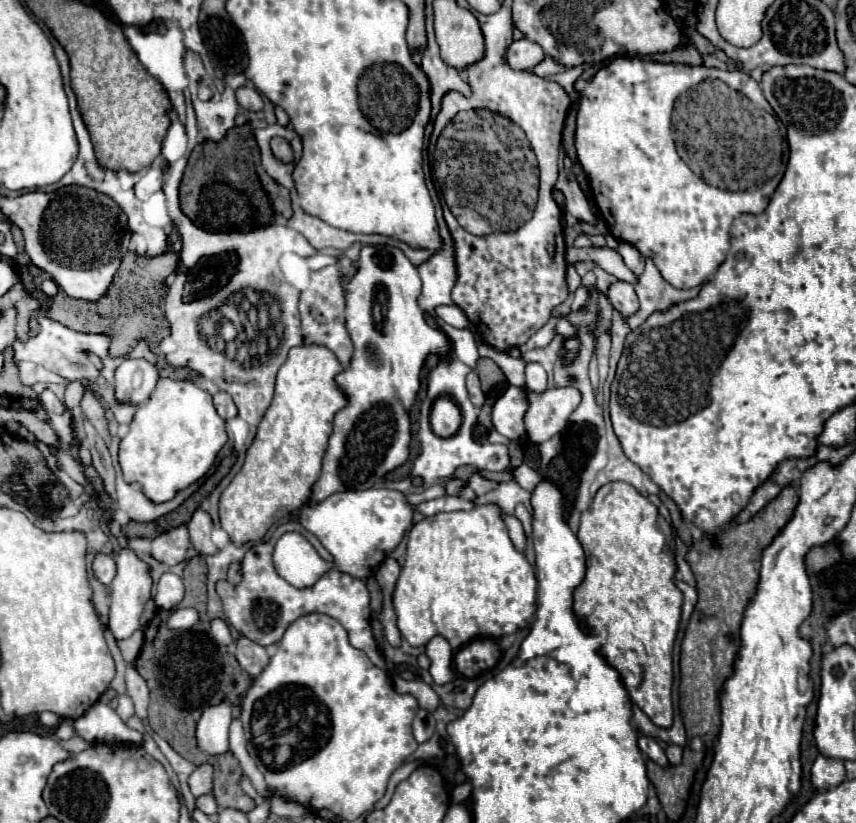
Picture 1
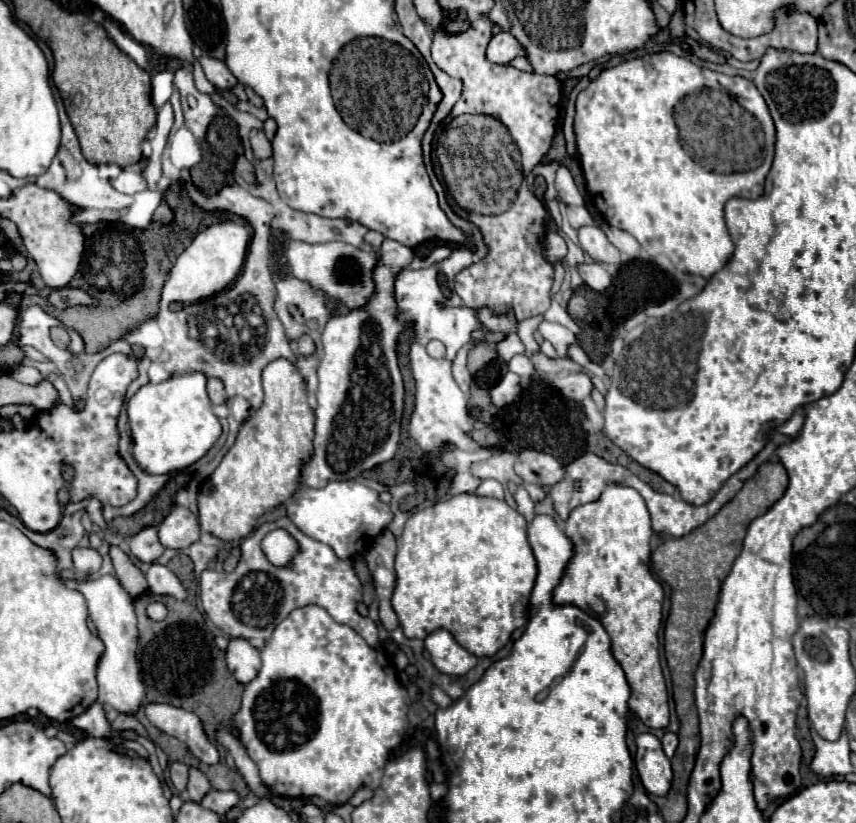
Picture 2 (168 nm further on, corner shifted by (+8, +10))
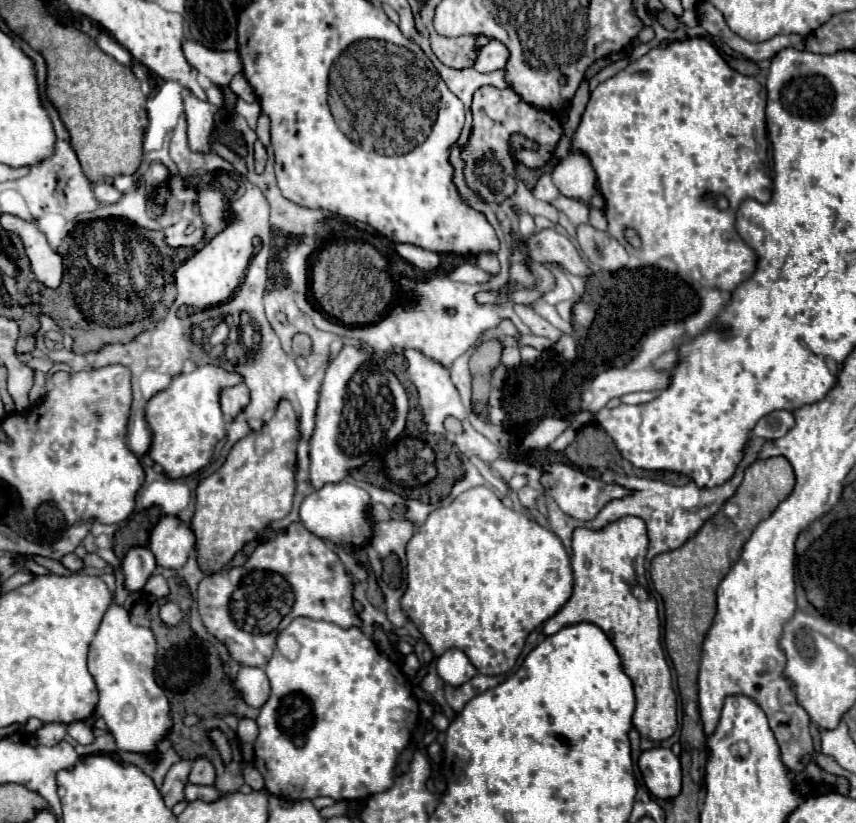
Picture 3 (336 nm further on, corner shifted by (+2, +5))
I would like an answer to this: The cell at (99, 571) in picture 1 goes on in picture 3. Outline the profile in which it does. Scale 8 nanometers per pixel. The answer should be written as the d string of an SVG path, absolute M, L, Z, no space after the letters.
M66 554L60 562L62 562L70 572L82 572L82 570L84 570L84 560L80 560L76 554Z

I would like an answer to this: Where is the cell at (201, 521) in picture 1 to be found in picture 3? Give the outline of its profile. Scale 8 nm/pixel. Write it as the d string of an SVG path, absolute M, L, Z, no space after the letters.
M164 516L152 530L150 550L156 562L164 568L182 568L196 546L196 536L188 524L182 524L176 516Z

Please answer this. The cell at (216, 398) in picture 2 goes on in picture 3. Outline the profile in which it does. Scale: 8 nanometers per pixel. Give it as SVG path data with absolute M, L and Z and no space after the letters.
M244 384L220 390L220 406L228 420L232 420L246 404L248 404L248 388Z

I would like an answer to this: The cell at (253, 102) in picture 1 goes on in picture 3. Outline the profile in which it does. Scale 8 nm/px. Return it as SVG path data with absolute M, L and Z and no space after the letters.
M184 40L184 56L200 74L204 74L216 86L222 88L228 86L238 72L242 72L242 62L238 52L216 52L204 48L198 42Z

